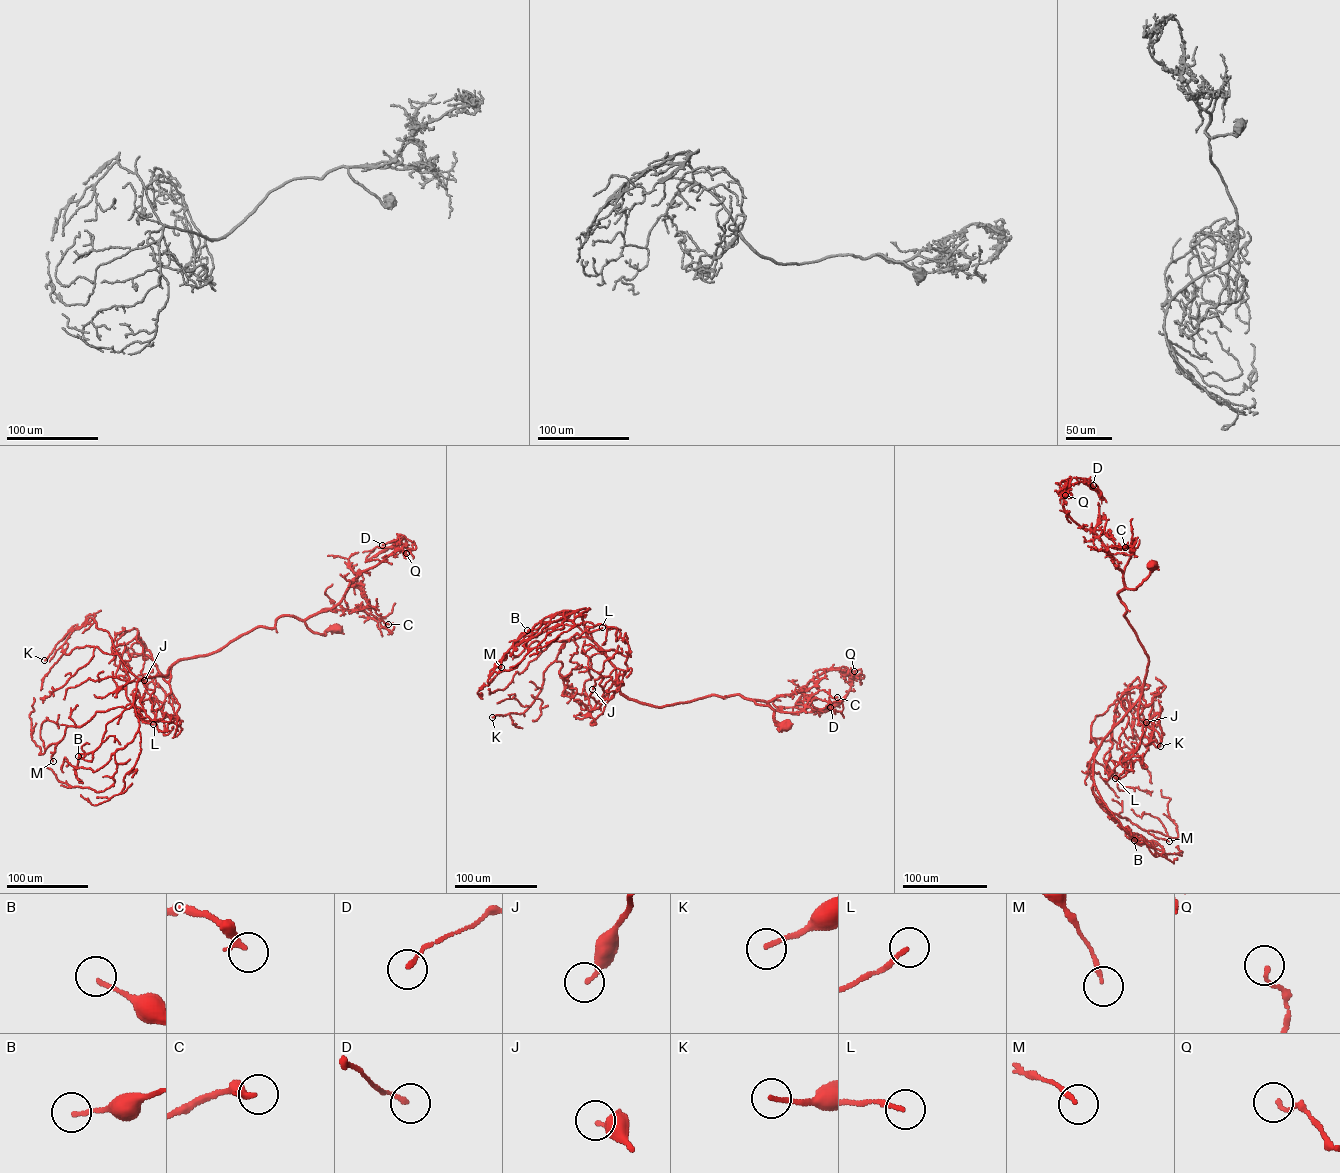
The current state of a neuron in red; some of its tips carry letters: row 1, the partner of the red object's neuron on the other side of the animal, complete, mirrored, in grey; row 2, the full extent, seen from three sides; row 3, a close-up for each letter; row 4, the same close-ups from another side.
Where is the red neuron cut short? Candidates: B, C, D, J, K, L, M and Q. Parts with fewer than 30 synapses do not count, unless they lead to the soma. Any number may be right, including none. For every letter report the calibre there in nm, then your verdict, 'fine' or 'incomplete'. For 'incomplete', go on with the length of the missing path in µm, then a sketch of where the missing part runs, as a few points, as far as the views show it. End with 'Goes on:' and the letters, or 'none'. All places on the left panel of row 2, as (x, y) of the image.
B: 160 nm thick; incomplete; about 90 µm are missing; missing branch runs (78, 756), (67, 750), (70, 739), (88, 736), (91, 728)
C: 240 nm thick; fine
D: 150 nm thick; fine
J: 240 nm thick; fine
K: 160 nm thick; incomplete; about 60 µm are missing; missing branch runs (44, 660), (34, 677), (29, 699)
L: 150 nm thick; fine
M: 160 nm thick; fine
Q: 140 nm thick; fine
Goes on: B, K

